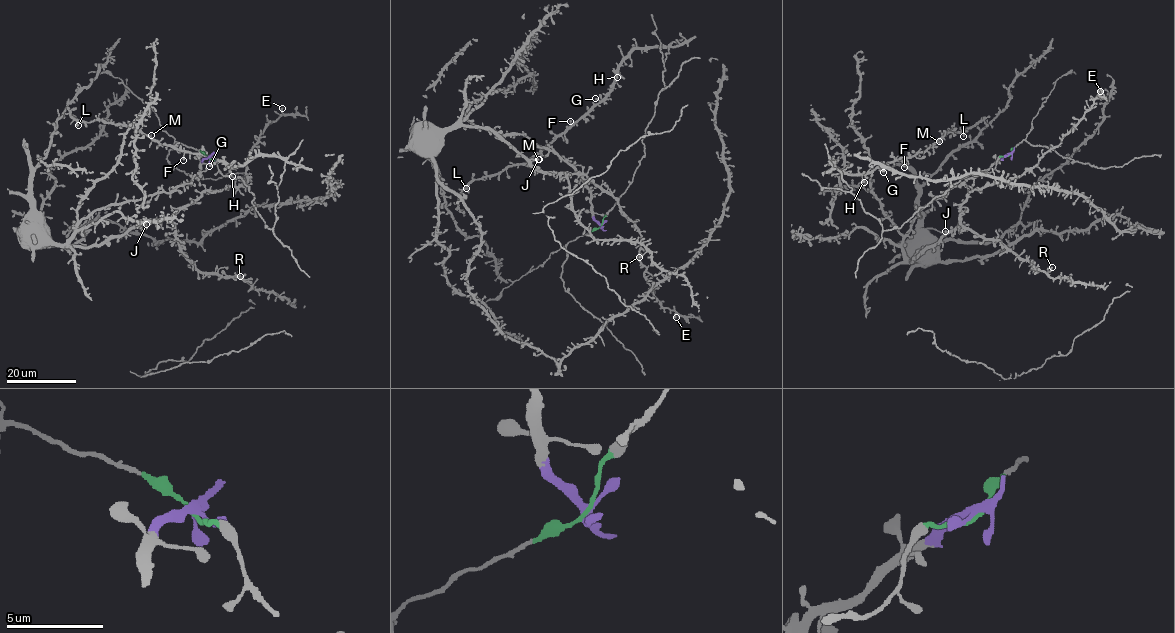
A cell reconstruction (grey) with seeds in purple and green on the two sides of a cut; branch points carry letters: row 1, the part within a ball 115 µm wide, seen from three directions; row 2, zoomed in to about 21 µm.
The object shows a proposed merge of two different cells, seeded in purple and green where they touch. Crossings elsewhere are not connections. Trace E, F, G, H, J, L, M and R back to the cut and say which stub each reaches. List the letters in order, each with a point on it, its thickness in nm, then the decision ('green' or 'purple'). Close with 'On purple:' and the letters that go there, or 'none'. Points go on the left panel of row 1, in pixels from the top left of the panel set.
E: at (282, 108); 380 nm thick; purple
F: at (183, 160); 320 nm thick; green
G: at (209, 166); 280 nm thick; green
H: at (232, 176); 380 nm thick; green
J: at (146, 224); 360 nm thick; purple
L: at (78, 125); 360 nm thick; green
M: at (151, 135); 240 nm thick; green
R: at (240, 276); 360 nm thick; purple
On purple: E, J, R

